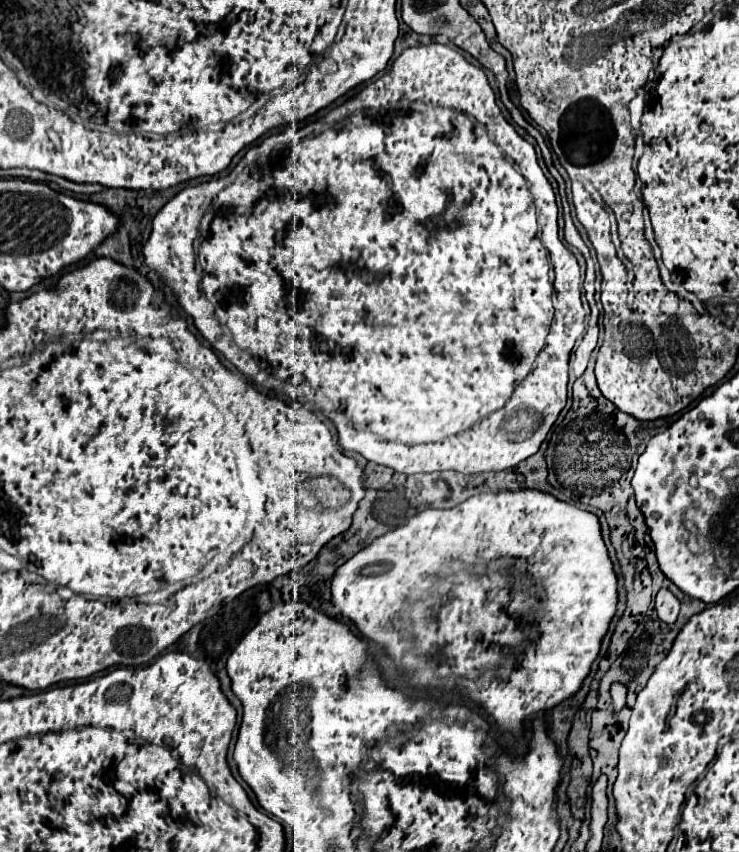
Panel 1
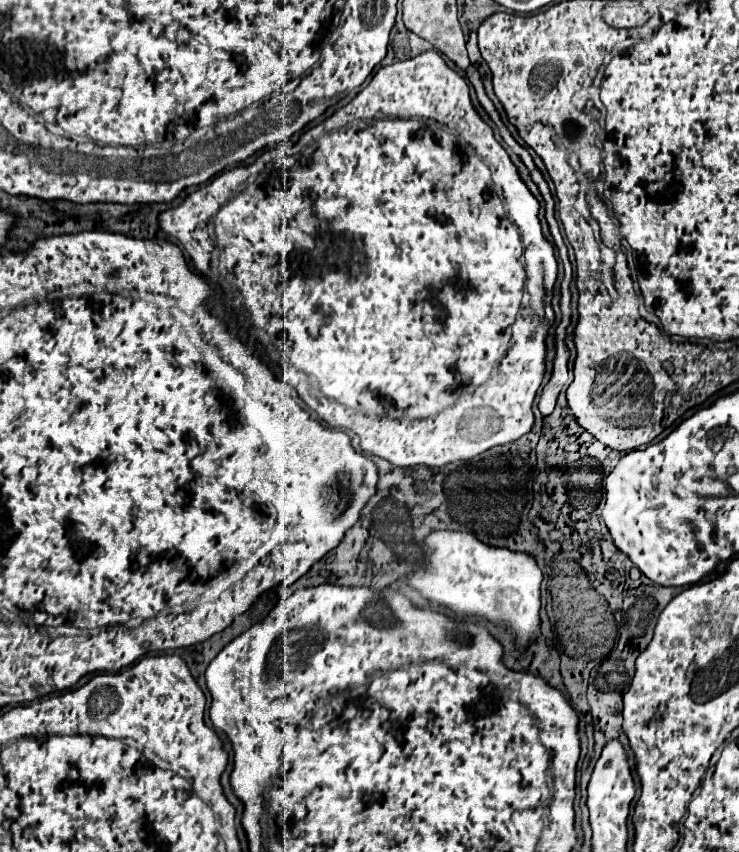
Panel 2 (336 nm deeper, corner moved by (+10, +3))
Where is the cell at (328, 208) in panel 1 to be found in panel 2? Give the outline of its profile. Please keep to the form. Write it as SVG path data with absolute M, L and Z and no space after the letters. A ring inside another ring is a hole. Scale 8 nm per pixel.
M426 50L410 60L402 60L402 62L380 68L374 74L374 78L370 80L370 84L364 90L360 90L352 98L350 104L336 110L330 118L326 118L316 128L308 130L304 134L304 138L310 140L310 144L306 144L306 148L298 148L298 152L294 152L294 148L290 148L284 156L280 156L278 146L276 146L272 150L266 150L250 166L241 166L237 167L238 169L233 168L222 172L218 178L210 181L210 190L206 190L205 184L196 192L192 192L188 196L190 200L186 198L180 204L182 210L170 208L170 210L160 212L158 214L160 230L164 230L168 236L176 238L178 246L182 246L188 252L188 256L192 258L196 270L200 274L204 274L206 278L213 278L212 282L220 286L225 306L231 303L232 298L235 300L235 296L242 297L240 312L248 312L254 326L268 332L274 338L278 350L284 356L288 356L288 360L281 360L283 362L283 365L280 365L283 370L281 380L286 378L290 382L290 386L296 388L296 392L302 396L302 400L312 410L316 410L318 416L324 422L328 422L330 428L344 428L344 430L356 432L360 436L360 446L366 454L380 456L400 468L418 466L418 464L446 466L450 462L470 460L494 446L510 444L510 442L522 438L534 426L534 396L536 396L538 388L542 386L542 380L546 374L546 336L556 320L554 310L552 310L552 290L554 290L554 282L558 278L558 260L556 260L554 244L550 240L546 240L542 234L542 226L538 220L540 202L534 198L530 188L520 178L520 172L514 166L514 162L510 160L508 152L494 138L494 130L480 118L476 108L472 106L468 82L458 72L454 72L436 50ZM418 116L432 118L432 120L422 120ZM350 120L374 120L374 124L370 124L370 128L358 128L358 132L354 132L354 136L350 136L348 140L340 140L342 136L346 136L346 124L350 124ZM380 122L382 122L382 128L380 128ZM404 130L406 130L406 136L404 136ZM318 134L322 134L322 136L318 136ZM314 136L318 136L318 140L312 140ZM466 142L470 142L478 154ZM490 170L492 170L492 176L490 176ZM249 177L250 180L248 180ZM494 182L500 184L504 190L504 200L506 200L508 212L504 208L502 190ZM237 184L241 184L240 187L243 184L246 186L244 186L244 190L240 190L229 200L229 193L226 192L236 191ZM227 200L228 202L226 202ZM210 218L212 218L214 238L210 236L210 230L208 230ZM518 232L522 238L518 236ZM218 272L220 272L220 276L218 276ZM526 290L528 290L528 294ZM522 301L528 307L520 307ZM510 330L512 330L512 334L510 334ZM510 338L512 338L512 342L510 342ZM284 362L286 362L285 365ZM496 368L498 368L498 372L494 372ZM492 372L494 372L494 376L492 376ZM420 376L428 378L432 382L424 388L426 390L424 394L418 390L414 394L414 384L418 384ZM486 380L490 380L490 382L486 382ZM478 386L482 386L482 388L478 388ZM470 392L474 392L474 394L470 396ZM462 396L466 396L466 398L462 398ZM446 408L450 408L450 410L446 410Z

